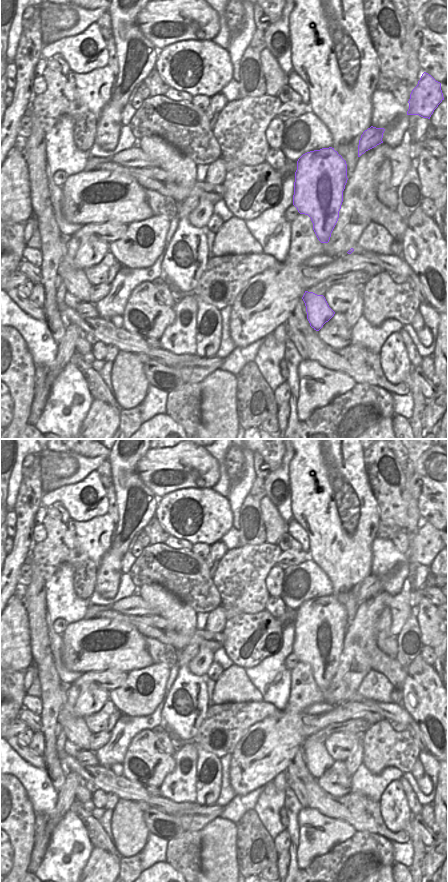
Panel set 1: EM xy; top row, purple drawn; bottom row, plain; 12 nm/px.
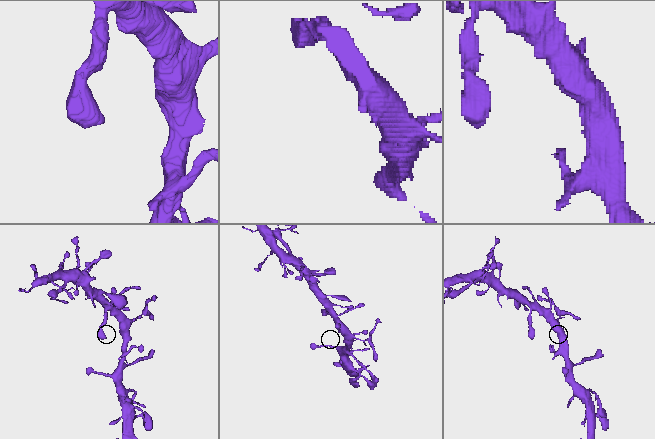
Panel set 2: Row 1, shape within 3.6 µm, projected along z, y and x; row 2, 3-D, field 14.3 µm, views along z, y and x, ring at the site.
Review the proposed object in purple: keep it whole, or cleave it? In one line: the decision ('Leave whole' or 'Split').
Split

